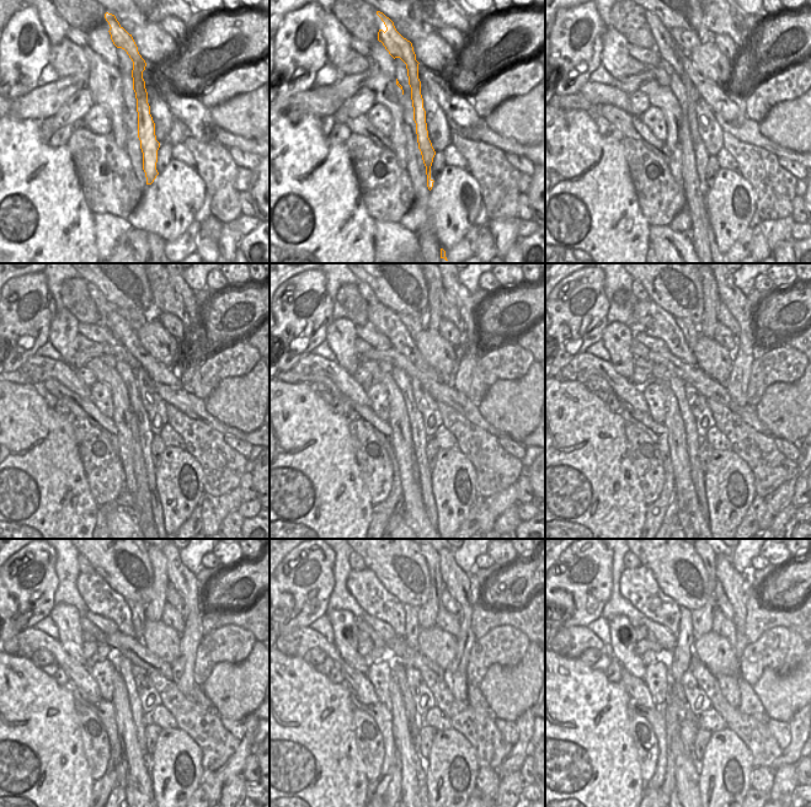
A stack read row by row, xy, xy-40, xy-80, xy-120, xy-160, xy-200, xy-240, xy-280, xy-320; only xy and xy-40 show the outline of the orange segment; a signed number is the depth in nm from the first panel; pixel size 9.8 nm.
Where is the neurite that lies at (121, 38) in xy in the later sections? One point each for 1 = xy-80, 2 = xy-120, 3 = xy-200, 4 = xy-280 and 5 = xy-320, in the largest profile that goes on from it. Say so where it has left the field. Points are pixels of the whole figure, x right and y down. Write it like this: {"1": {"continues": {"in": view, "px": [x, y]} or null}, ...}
{"1": {"continues": {"in": "xy-80", "px": [682, 87]}}, "2": {"continues": {"in": "xy-120", "px": [126, 372]}}, "3": {"continues": {"in": "xy-200", "px": [677, 385]}}, "4": {"continues": {"in": "xy-280", "px": [399, 669]}}, "5": {"continues": {"in": "xy-320", "px": [677, 693]}}}

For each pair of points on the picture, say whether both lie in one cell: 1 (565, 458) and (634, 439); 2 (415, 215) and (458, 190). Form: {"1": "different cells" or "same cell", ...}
{"1": "different cells", "2": "same cell"}

